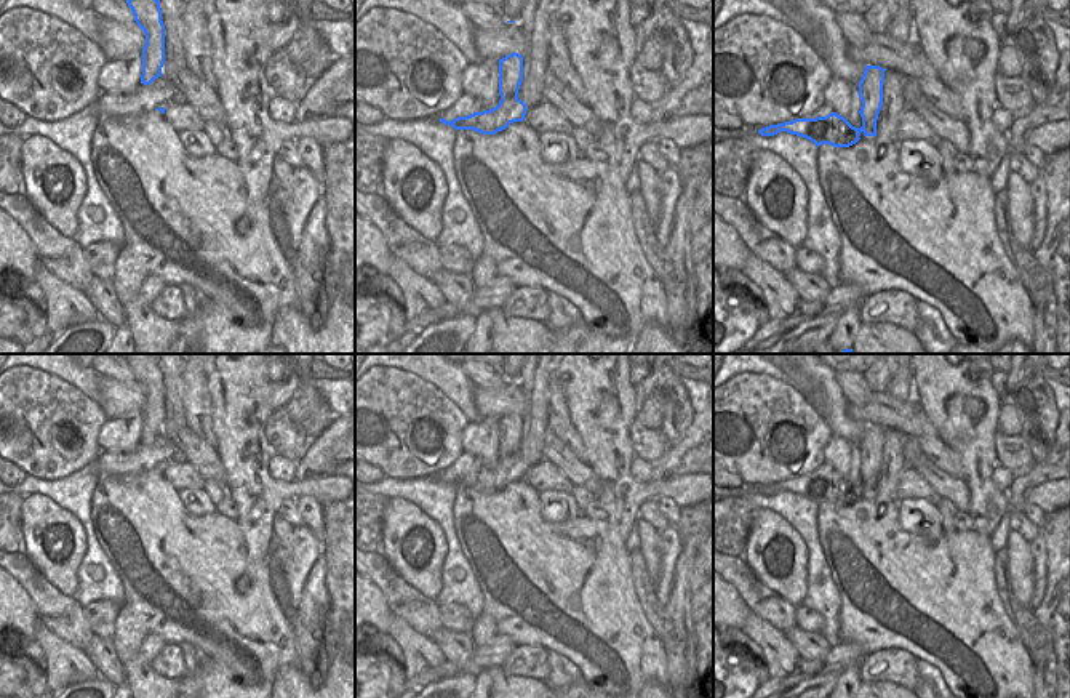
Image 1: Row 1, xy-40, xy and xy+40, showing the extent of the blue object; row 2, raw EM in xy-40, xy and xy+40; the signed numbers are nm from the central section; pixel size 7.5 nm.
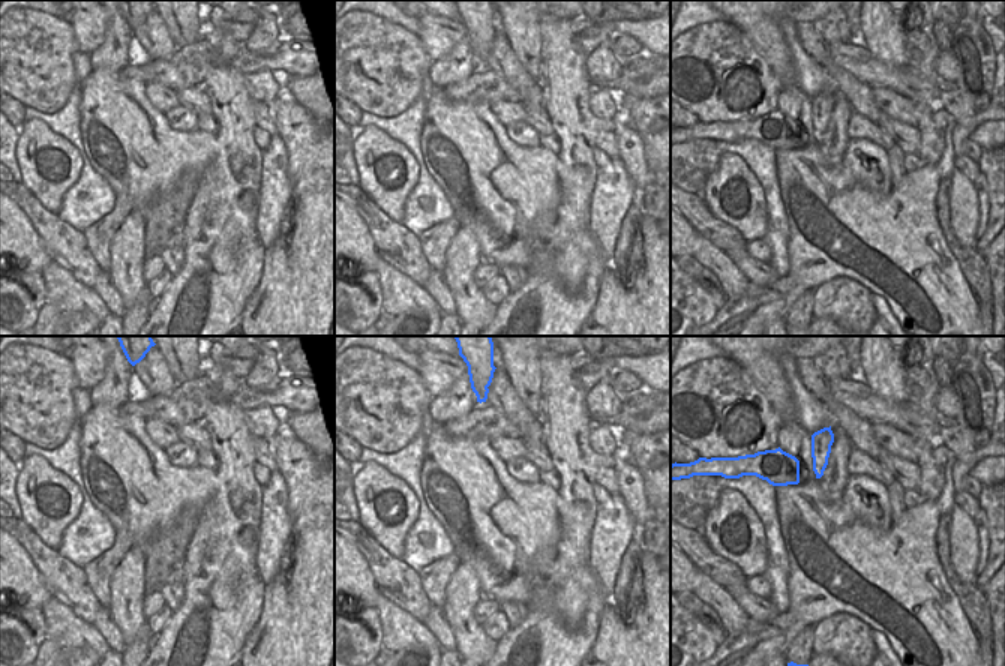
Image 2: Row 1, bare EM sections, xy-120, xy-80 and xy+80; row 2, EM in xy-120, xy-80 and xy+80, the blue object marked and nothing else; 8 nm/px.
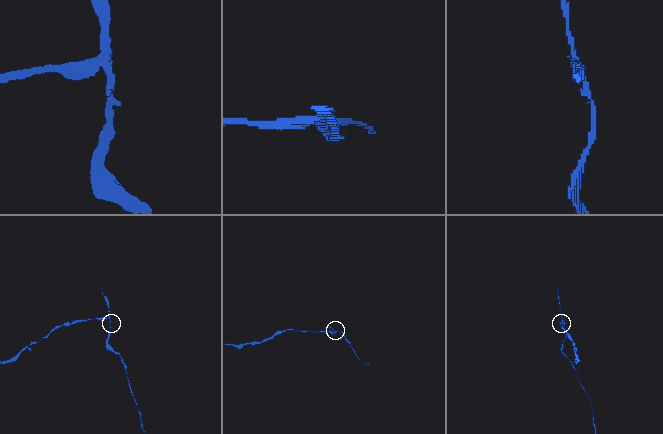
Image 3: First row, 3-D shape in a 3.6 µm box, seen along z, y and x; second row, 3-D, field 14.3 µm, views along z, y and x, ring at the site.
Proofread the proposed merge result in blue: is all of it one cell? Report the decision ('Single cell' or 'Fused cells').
Fused cells

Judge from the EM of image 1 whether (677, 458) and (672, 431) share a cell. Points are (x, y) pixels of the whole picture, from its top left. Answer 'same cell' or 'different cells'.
different cells

